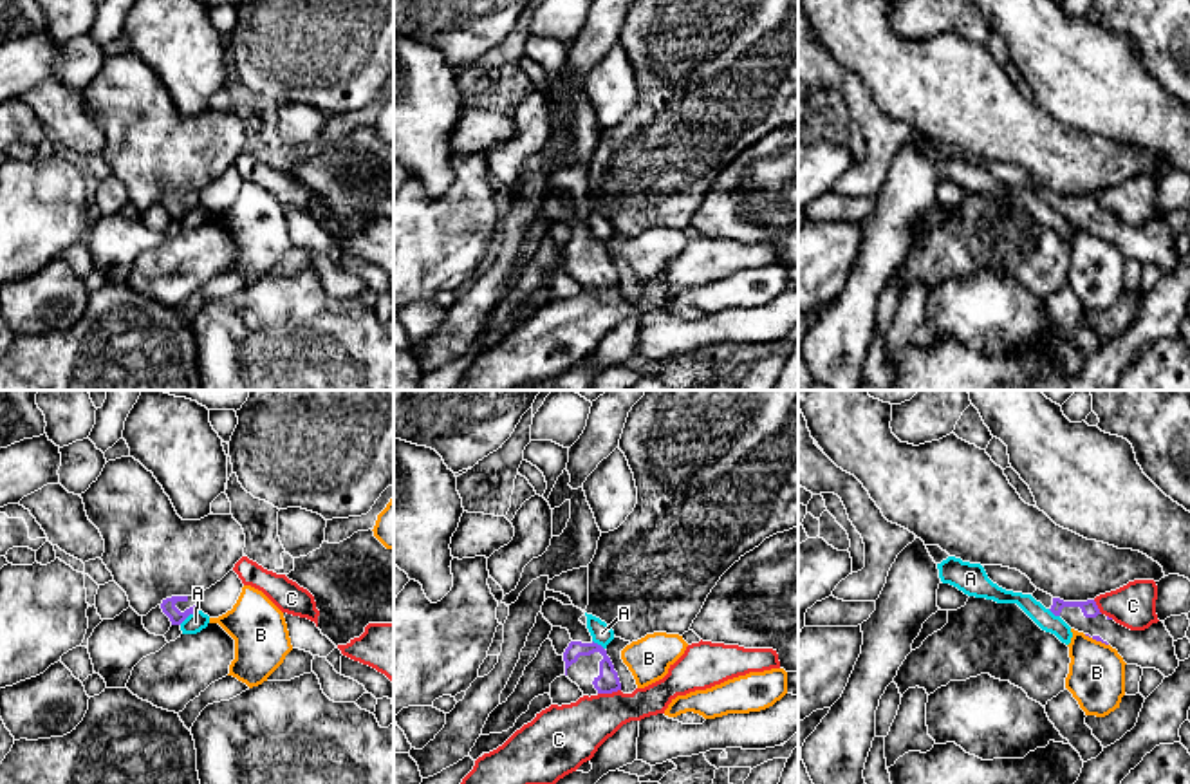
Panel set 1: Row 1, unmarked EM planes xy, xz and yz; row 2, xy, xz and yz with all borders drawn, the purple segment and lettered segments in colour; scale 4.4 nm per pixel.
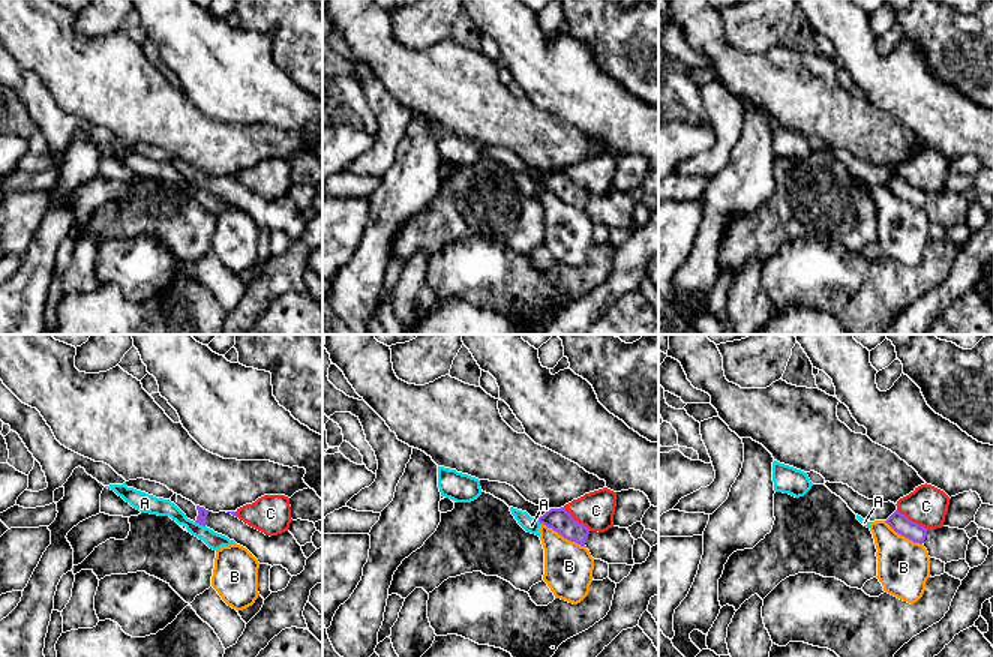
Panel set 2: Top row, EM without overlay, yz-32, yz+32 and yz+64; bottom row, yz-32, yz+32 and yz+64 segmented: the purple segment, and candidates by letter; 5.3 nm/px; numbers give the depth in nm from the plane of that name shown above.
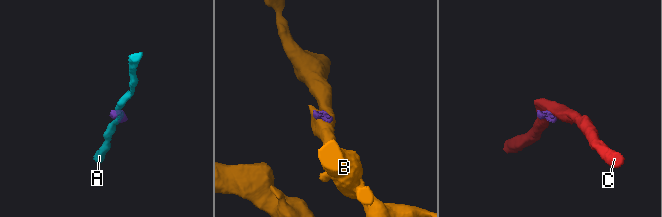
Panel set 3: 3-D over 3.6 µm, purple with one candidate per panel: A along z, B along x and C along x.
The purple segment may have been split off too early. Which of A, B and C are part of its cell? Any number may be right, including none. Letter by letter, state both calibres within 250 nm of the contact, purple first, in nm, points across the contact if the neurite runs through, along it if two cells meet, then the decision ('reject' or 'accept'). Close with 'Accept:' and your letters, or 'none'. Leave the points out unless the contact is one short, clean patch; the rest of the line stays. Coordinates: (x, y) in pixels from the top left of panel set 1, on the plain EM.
A: calibres 70 and 90 nm; border xy (197, 205), (179, 219); reject
B: calibres 20 and 260 nm; border yz (1084, 230), (1107, 241); reject
C: calibres 100 and 280 nm; border xz (620, 284), (598, 289); reject
Accept: none

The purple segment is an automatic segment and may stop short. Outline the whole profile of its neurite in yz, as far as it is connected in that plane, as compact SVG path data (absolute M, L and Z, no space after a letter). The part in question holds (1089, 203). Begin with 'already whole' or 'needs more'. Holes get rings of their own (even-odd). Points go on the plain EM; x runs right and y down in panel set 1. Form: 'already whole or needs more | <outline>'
needs more | M1040 184L1031 191L1055 211L1060 211L1071 224L1116 244L1127 260L1156 264L1165 273L1179 262L1174 233L1163 217L1152 219L1145 226L1130 226L1102 210L1094 195L1064 197Z

